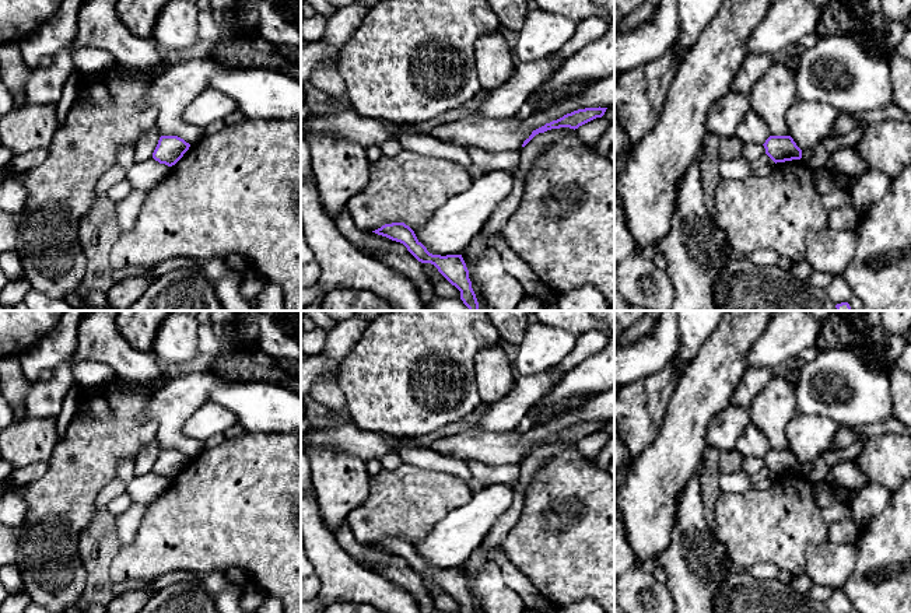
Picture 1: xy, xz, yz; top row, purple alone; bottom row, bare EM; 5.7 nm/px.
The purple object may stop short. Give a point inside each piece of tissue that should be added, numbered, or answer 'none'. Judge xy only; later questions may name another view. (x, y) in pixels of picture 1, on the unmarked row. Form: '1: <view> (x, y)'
none

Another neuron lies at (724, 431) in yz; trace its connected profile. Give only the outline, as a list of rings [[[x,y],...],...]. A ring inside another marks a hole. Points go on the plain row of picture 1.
[[[728,404],[708,424],[705,432],[707,446],[712,446],[719,452],[735,449],[750,423],[749,407]]]

